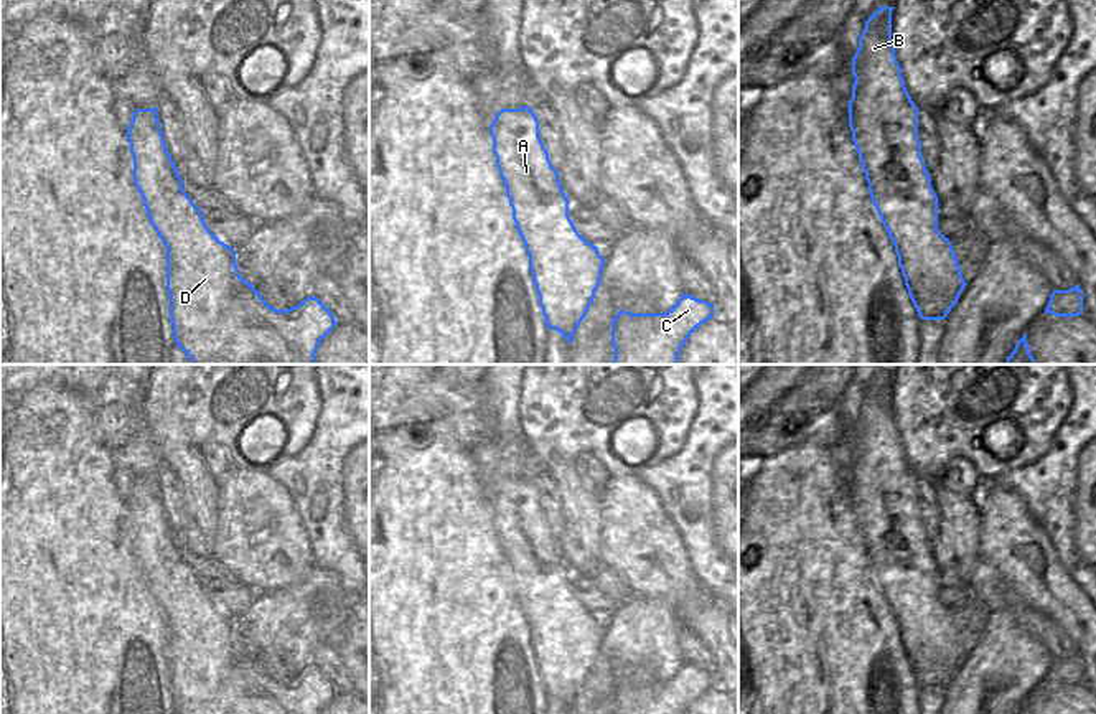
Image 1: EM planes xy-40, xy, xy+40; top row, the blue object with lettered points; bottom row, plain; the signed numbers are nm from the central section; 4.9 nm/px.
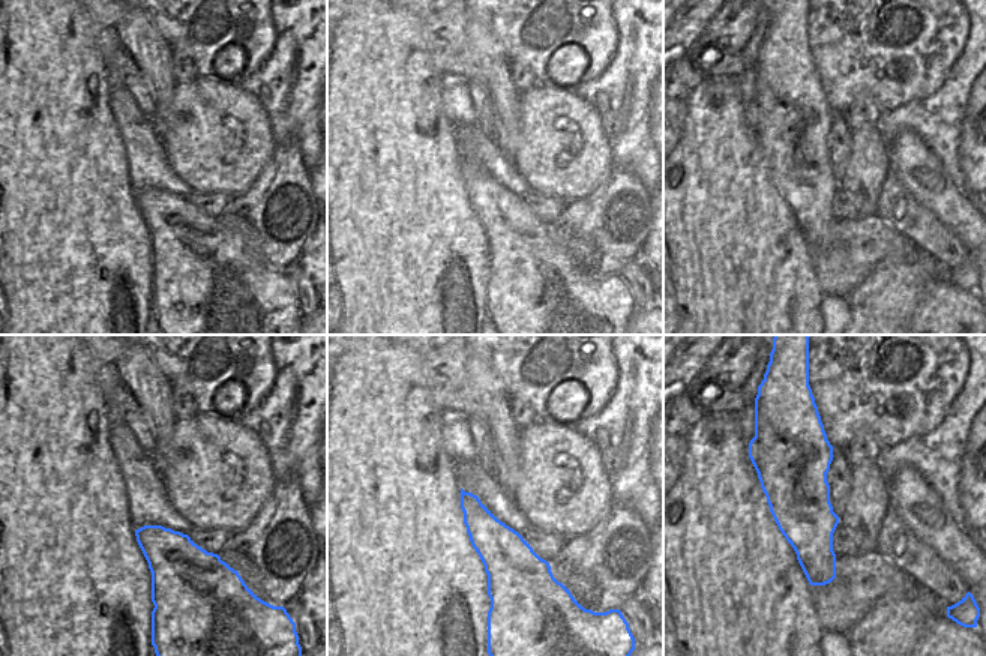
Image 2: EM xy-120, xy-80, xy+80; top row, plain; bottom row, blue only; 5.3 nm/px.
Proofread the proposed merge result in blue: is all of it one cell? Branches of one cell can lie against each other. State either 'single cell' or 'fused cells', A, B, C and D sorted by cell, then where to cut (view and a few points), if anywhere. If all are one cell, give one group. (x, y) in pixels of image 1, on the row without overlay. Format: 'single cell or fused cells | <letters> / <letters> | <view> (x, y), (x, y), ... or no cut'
single cell | A B C D | no cut

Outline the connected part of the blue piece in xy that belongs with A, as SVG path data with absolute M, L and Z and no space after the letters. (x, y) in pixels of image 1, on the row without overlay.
M529 475L501 478L489 495L489 503L513 589L529 625L529 638L546 694L549 699L557 699L570 714L595 668L605 630L598 617L575 599L569 585L570 571L539 506L539 490L532 478Z

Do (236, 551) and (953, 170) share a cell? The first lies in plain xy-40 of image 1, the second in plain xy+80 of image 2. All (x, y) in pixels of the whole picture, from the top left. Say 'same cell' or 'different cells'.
different cells

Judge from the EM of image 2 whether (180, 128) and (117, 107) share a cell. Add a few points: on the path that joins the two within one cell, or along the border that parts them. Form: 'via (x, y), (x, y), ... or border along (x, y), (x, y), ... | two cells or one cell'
border along (150, 120), (164, 153) | two cells

